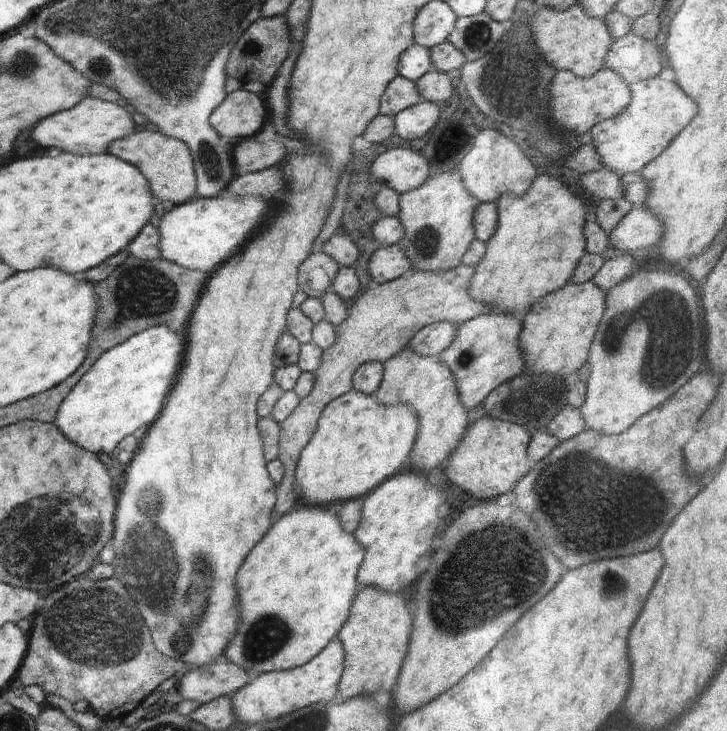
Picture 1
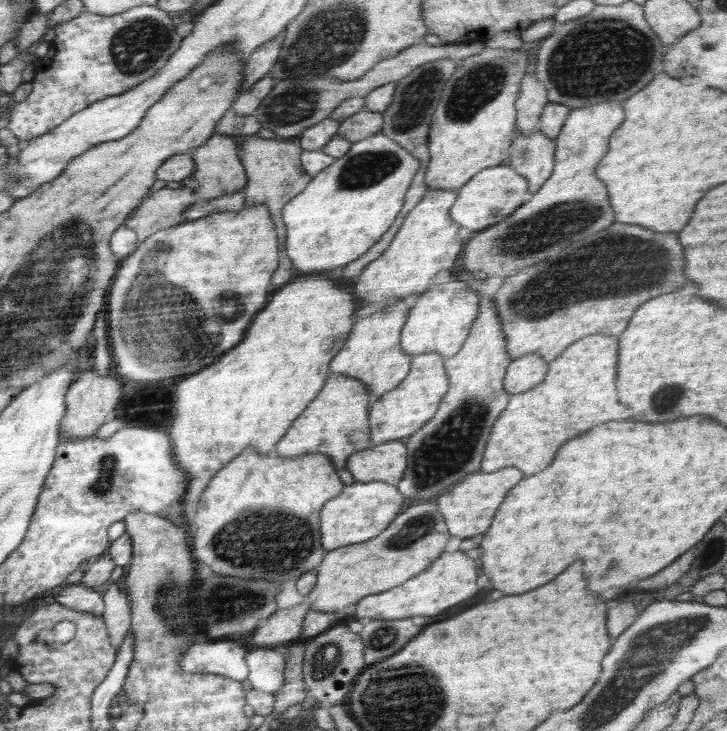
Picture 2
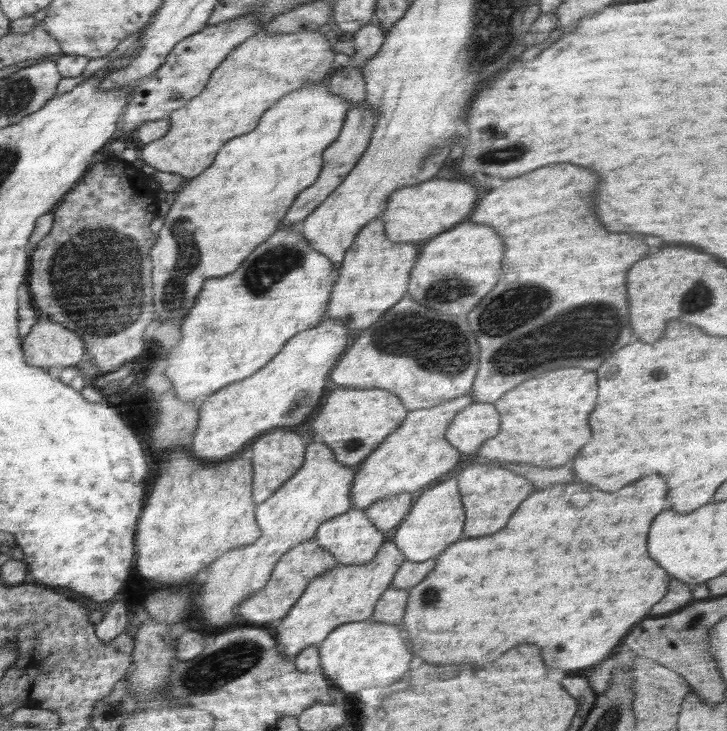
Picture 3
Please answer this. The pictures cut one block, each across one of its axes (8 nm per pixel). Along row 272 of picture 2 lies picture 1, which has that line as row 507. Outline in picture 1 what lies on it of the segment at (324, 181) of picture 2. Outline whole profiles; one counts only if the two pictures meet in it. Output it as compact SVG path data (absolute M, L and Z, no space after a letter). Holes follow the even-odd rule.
M306 504L306 506L300 506L300 508L292 508L290 512L286 512L286 514L276 518L271 524L271 529L250 550L246 562L238 570L236 588L238 588L239 623L233 639L229 640L222 656L242 668L242 670L245 670L250 677L272 671L283 671L301 667L309 660L312 660L332 639L337 638L339 628L347 621L352 601L360 589L357 574L359 566L364 560L364 555L365 550L358 544L354 535L345 533L344 529L340 526L337 515L329 514L326 507Z

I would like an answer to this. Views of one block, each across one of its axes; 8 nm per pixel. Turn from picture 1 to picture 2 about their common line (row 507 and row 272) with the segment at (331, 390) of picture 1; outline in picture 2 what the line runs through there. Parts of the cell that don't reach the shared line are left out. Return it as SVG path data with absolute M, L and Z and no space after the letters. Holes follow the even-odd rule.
M248 135L240 146L240 160L247 176L247 184L244 188L245 207L250 208L250 206L256 206L256 204L268 206L272 223L276 226L279 244L279 268L270 280L269 290L271 292L280 289L280 286L288 284L294 278L294 274L286 272L292 267L292 261L288 259L288 255L284 252L286 227L282 219L282 209L289 200L298 196L310 182L311 176L304 172L301 165L302 152L299 137L264 139L258 137L258 135Z

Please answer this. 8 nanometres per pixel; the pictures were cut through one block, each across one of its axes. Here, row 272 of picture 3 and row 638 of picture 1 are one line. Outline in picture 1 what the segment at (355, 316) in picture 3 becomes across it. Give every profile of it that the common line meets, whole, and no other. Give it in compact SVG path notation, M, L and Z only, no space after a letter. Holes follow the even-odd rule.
M373 586L360 588L352 601L347 621L337 634L345 652L338 700L392 692L409 647L412 627L412 605L401 594L385 593Z

